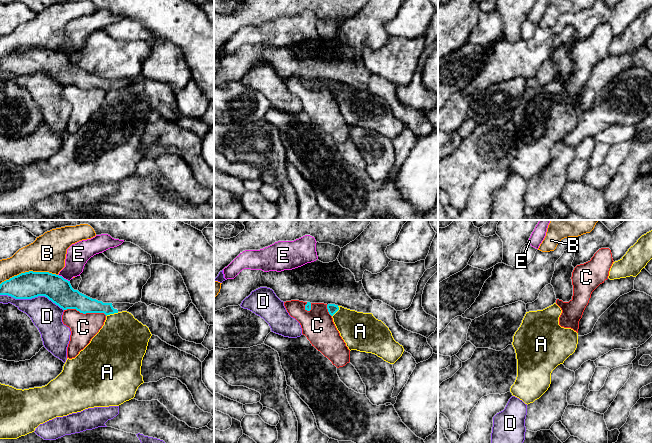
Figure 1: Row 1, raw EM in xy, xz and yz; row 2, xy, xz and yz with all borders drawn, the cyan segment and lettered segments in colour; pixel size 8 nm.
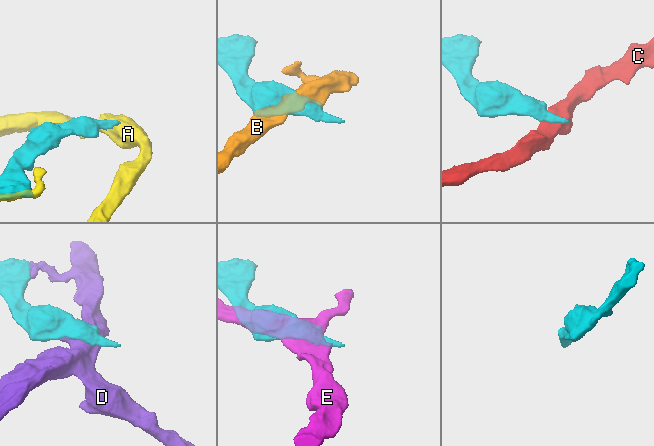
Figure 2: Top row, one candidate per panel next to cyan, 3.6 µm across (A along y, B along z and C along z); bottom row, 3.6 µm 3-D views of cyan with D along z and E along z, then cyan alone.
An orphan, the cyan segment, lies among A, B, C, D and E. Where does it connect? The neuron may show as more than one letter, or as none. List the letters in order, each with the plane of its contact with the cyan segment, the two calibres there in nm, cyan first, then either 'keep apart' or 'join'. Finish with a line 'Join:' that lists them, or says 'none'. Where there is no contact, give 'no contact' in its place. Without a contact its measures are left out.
A: xy | 140/400 nm | keep apart
B: xy | 220/300 nm | keep apart
C: xy | 200/220 nm | keep apart
D: xy | 220/240 nm | keep apart
E: xy | 200/180 nm | keep apart
Join: none

